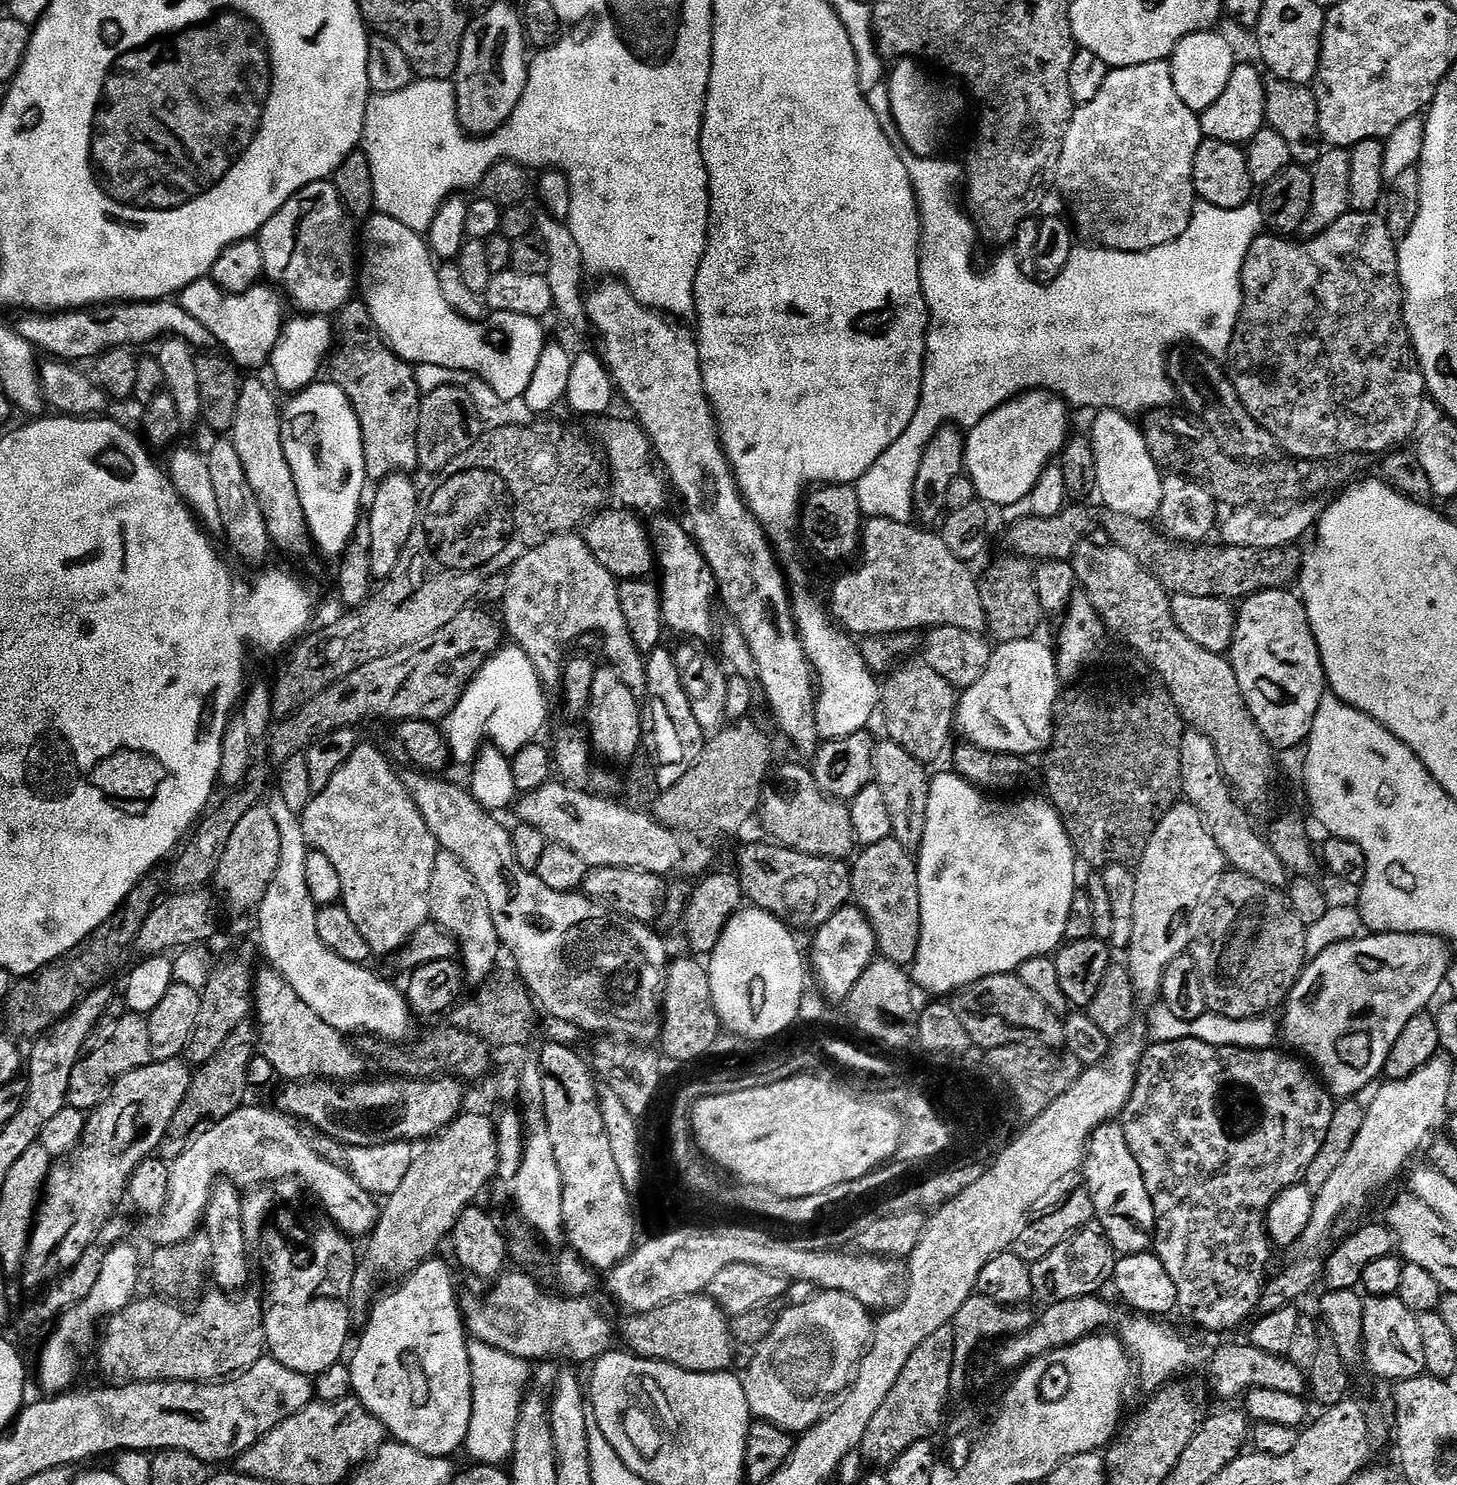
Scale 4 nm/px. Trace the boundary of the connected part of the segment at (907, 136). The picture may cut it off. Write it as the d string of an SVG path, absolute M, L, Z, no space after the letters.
M900 58L892 68L892 77L887 77L888 104L892 107L892 120L904 139L904 148L916 156L932 158L937 155L940 143L948 127L956 120L956 107L960 100L948 88L939 88L912 58Z

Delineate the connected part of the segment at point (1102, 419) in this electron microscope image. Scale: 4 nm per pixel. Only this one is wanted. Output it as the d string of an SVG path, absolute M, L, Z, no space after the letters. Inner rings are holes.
M1113 410L1097 411L1095 416L1090 439L1097 464L1095 491L1104 499L1103 507L1151 521L1160 510L1165 477L1148 452L1141 425L1131 424L1127 415Z

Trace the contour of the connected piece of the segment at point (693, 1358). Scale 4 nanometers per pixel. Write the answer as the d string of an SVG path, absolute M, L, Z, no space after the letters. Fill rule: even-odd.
M707 1294L671 1300L661 1308L632 1314L627 1319L624 1340L629 1345L625 1345L643 1360L673 1364L687 1372L727 1372L733 1367L729 1317Z

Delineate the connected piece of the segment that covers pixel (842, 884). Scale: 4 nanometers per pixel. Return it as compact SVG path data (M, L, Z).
M750 842L744 845L736 856L736 874L739 876L739 884L742 886L745 899L758 909L762 909L763 912L770 913L774 917L778 917L784 924L793 930L799 930L799 928L806 928L809 932L815 931L820 928L826 922L830 920L831 915L836 914L838 910L842 909L851 901L852 897L852 874L851 867L843 860L836 860L830 858L818 858L817 855L802 854L800 851L792 851L789 848L784 848L774 842Z

